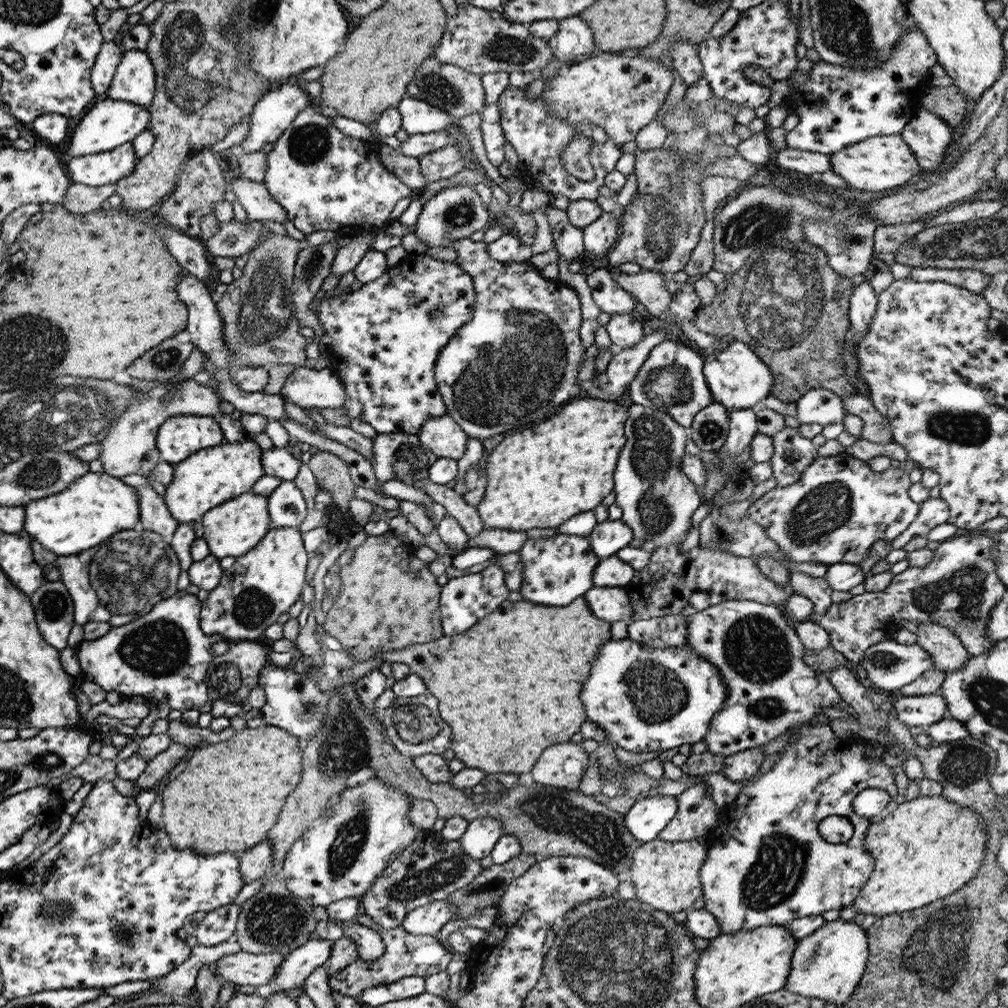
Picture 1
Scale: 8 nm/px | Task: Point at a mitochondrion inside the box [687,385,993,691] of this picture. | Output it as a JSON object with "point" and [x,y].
{"point":[960,592]}

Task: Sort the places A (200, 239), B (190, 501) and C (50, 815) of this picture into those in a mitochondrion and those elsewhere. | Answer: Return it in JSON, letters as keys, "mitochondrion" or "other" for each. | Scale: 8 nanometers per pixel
{"A":"other","B":"other","C":"other"}

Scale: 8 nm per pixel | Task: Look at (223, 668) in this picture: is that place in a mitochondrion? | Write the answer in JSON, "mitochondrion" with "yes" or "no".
{"mitochondrion":"yes"}

